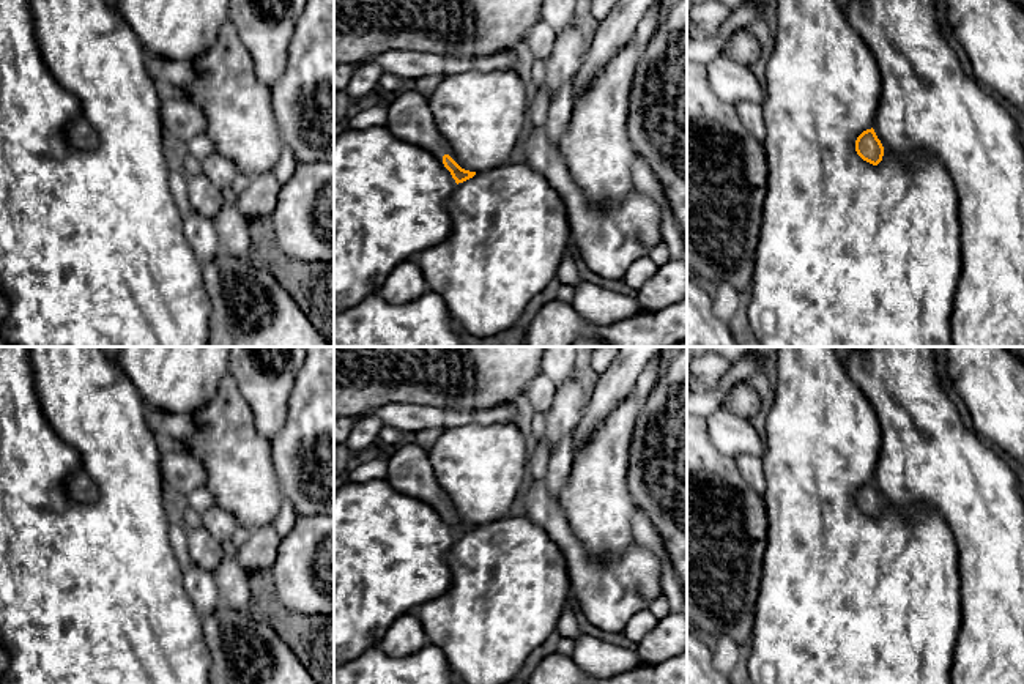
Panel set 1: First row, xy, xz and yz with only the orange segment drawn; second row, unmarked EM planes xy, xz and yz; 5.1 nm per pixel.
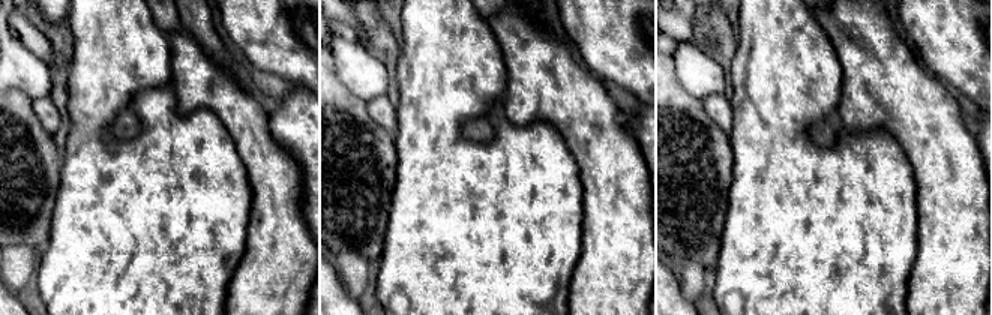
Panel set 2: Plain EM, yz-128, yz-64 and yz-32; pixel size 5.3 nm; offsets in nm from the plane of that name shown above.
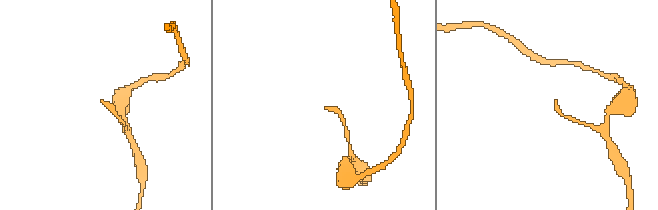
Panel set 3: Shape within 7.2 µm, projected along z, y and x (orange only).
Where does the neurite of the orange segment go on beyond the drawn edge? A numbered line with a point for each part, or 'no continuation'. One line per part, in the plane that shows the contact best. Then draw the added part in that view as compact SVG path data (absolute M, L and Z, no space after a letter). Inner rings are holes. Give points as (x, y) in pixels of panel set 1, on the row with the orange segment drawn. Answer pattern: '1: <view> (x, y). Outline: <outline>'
1: xz (410, 117). Outline: M416 90L400 91L388 107L386 128L397 137L443 158L447 142L436 129L430 99Z

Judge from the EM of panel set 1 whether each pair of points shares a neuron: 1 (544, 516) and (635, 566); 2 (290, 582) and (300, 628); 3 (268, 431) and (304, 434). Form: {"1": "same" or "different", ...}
{"1": "same", "2": "different", "3": "different"}

